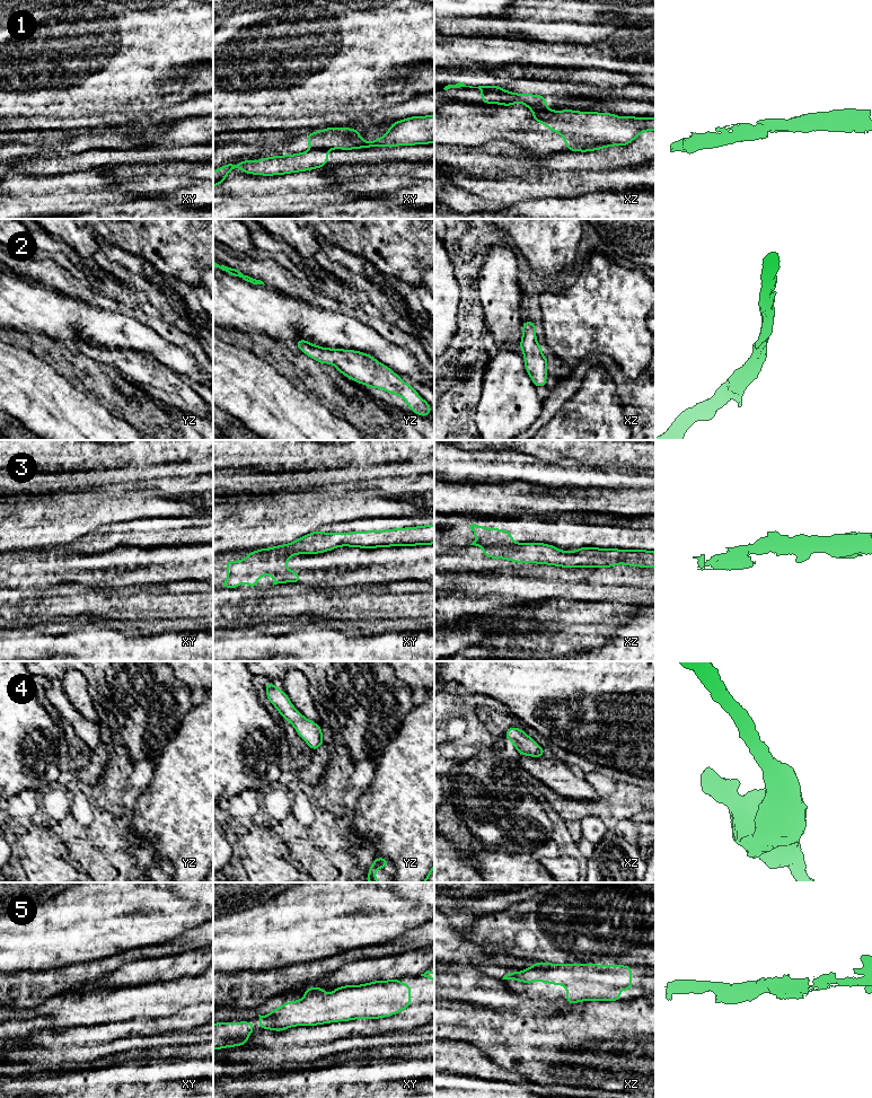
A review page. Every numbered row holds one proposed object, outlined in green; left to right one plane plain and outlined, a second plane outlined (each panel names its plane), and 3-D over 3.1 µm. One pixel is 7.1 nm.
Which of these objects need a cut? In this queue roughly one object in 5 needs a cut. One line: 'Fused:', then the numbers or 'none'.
Fused: 1, 3

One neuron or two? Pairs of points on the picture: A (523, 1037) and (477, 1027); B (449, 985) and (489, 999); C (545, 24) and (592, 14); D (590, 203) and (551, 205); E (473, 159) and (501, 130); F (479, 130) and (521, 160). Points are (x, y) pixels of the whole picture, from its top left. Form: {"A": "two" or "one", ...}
{"A": "one", "B": "one", "C": "one", "D": "one", "E": "two", "F": "two"}

